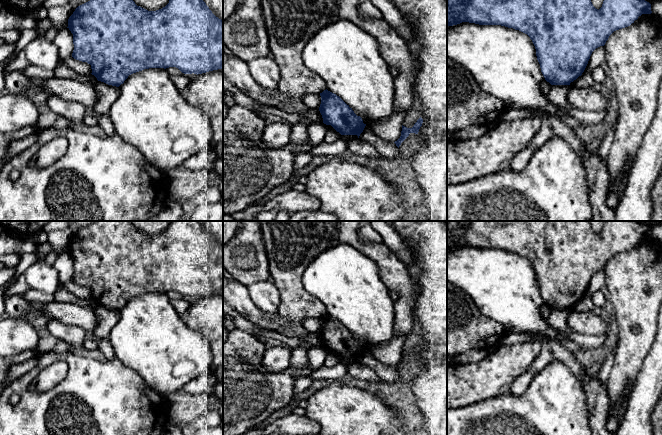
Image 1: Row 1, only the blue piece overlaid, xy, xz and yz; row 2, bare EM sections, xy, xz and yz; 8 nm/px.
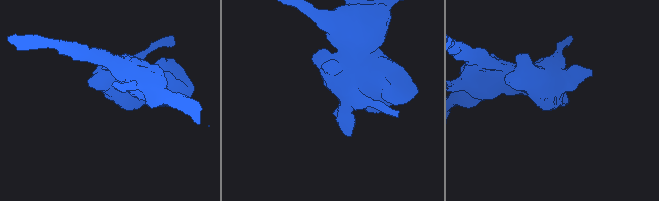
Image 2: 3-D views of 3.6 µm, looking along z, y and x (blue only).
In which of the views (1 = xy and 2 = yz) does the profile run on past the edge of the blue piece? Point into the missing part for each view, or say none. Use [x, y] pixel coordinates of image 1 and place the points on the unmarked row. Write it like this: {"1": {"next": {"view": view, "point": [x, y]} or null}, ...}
{"1": {"next": null}, "2": {"next": null}}

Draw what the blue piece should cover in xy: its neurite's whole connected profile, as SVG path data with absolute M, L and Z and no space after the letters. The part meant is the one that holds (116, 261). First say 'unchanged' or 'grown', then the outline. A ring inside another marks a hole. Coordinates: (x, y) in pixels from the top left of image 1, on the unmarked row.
unchanged; M94 221L90 225L78 230L68 243L68 251L73 258L74 274L72 281L91 289L92 299L98 305L119 311L129 299L149 292L176 291L184 298L202 298L223 292L223 245L216 241L201 221L171 221L169 227L162 233L148 235L137 230L131 221Z

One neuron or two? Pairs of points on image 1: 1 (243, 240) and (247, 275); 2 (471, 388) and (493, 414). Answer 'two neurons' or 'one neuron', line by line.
1: one neuron
2: two neurons

